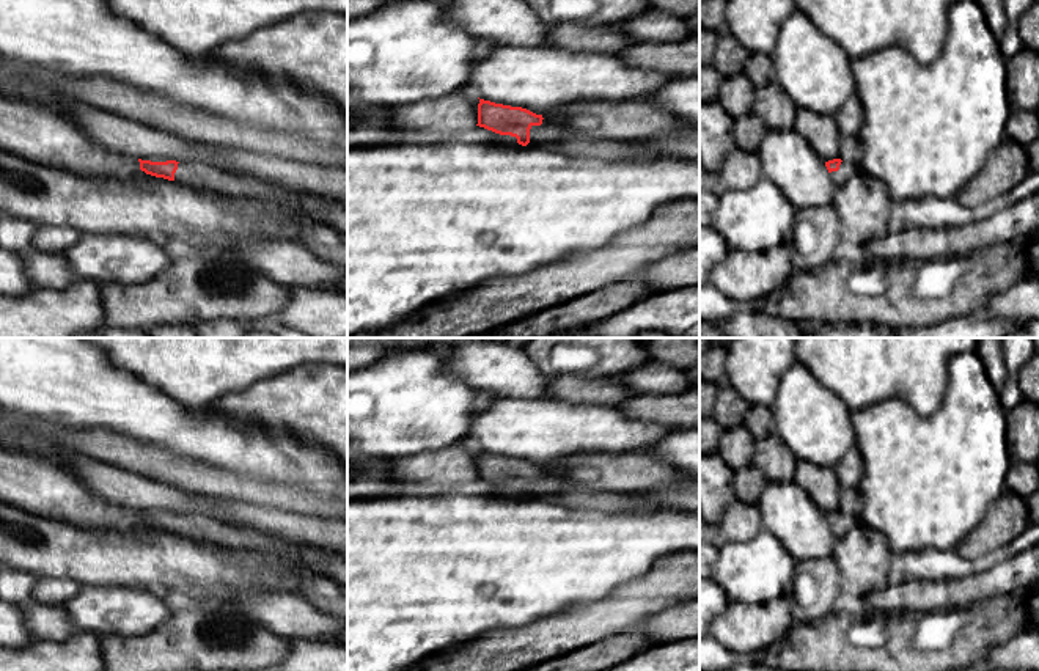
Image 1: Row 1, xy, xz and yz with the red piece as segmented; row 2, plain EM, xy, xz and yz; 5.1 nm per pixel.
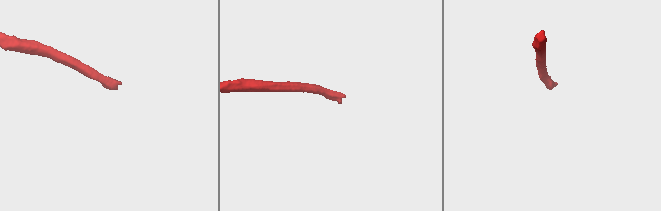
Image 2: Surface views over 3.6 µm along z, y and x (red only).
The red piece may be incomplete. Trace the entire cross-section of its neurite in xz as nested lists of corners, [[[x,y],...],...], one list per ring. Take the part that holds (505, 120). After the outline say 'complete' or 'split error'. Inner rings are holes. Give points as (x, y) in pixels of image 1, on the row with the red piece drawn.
[[[479,99],[478,104],[476,126],[500,135],[516,137],[522,146],[527,146],[530,141],[553,141],[564,137],[599,137],[599,130],[583,127],[575,121],[558,124],[527,108],[495,104],[484,99]]]; split error

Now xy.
[[[200,157],[195,162],[151,162],[141,160],[146,174],[200,187],[215,195],[261,198],[288,203],[303,211],[311,223],[324,223],[347,234],[347,203],[329,200],[314,193],[294,192],[274,182],[255,178],[247,165]]]; split error

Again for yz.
[[[841,159],[828,160],[825,162],[825,167],[836,185],[846,184],[860,170],[852,163],[843,162]]]; split error

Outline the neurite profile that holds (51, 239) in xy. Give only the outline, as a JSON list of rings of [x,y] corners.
[[[38,226],[31,237],[31,248],[44,253],[66,253],[82,234],[69,226]]]

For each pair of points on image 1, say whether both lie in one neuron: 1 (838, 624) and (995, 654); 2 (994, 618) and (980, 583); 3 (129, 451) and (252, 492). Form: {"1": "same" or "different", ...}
{"1": "different", "2": "different", "3": "same"}

